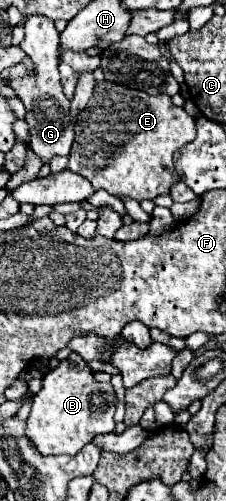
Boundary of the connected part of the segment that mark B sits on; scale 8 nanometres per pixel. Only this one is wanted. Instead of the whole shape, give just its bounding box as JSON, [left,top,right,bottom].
[26,353,116,455]

